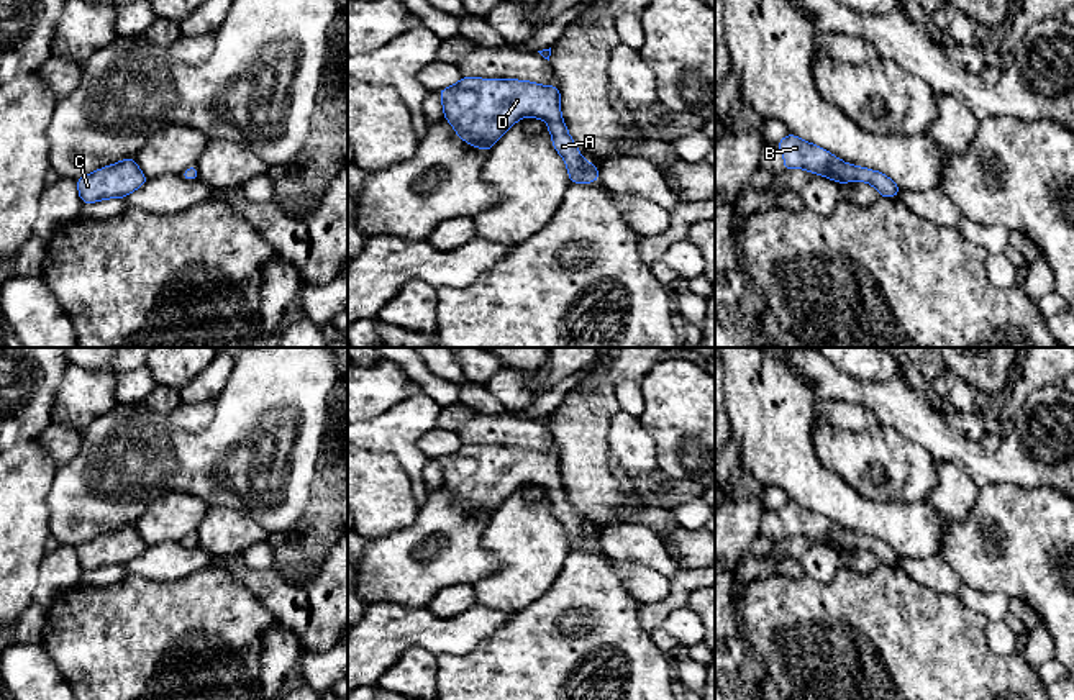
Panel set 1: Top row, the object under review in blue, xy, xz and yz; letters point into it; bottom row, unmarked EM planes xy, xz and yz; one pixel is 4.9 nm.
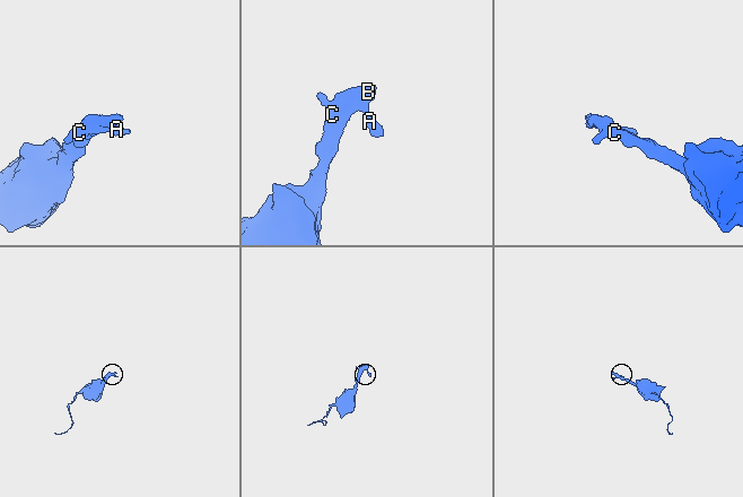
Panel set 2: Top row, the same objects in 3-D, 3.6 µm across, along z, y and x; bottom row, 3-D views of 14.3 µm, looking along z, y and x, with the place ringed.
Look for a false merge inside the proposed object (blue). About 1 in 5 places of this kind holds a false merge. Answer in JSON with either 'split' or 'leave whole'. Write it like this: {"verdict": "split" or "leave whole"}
{"verdict": "leave whole"}

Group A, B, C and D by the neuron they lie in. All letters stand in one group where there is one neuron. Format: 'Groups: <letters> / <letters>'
Groups: A B C D

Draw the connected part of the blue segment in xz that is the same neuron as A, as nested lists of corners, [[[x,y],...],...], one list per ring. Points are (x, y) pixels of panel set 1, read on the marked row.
[[[464,77],[438,90],[443,116],[459,139],[490,151],[492,146],[521,118],[548,121],[553,148],[564,159],[571,184],[600,180],[598,169],[585,161],[572,141],[561,115],[561,90],[517,79]]]

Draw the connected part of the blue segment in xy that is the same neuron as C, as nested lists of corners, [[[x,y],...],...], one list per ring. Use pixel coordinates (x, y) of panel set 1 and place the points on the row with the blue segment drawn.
[[[134,157],[97,169],[75,180],[82,203],[97,203],[107,198],[125,198],[149,179],[141,172]]]

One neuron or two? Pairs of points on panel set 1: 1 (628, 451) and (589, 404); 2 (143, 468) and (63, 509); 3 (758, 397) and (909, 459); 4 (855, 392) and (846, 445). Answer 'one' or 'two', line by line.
1: two
2: one
3: two
4: two

